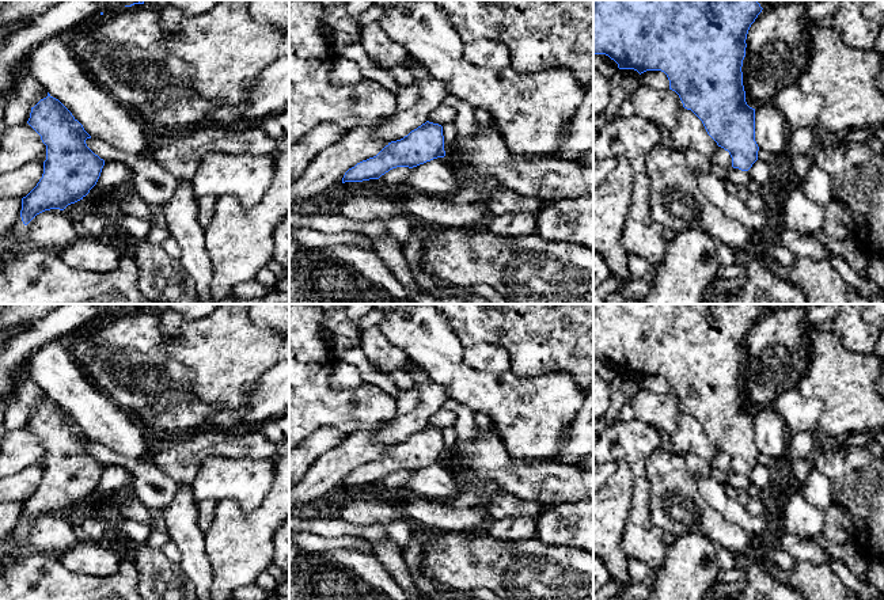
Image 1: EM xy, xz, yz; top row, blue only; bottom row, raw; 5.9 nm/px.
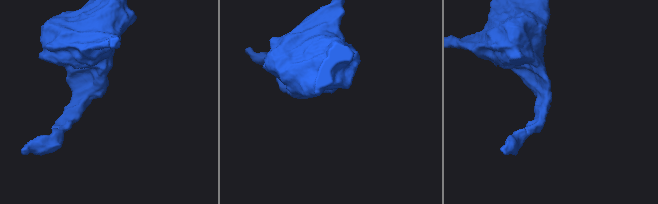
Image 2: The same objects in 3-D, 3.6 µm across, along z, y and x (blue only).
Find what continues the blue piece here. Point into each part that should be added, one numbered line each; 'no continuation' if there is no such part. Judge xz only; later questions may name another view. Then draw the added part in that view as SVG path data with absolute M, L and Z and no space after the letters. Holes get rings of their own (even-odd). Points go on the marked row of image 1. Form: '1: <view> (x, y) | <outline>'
no continuation

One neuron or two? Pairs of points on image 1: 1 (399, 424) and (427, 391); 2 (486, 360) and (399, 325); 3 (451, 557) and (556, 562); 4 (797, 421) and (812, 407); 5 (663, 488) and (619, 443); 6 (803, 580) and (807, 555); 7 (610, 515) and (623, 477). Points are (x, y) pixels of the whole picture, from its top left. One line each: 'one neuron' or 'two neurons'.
1: one neuron
2: two neurons
3: one neuron
4: one neuron
5: two neurons
6: two neurons
7: one neuron

